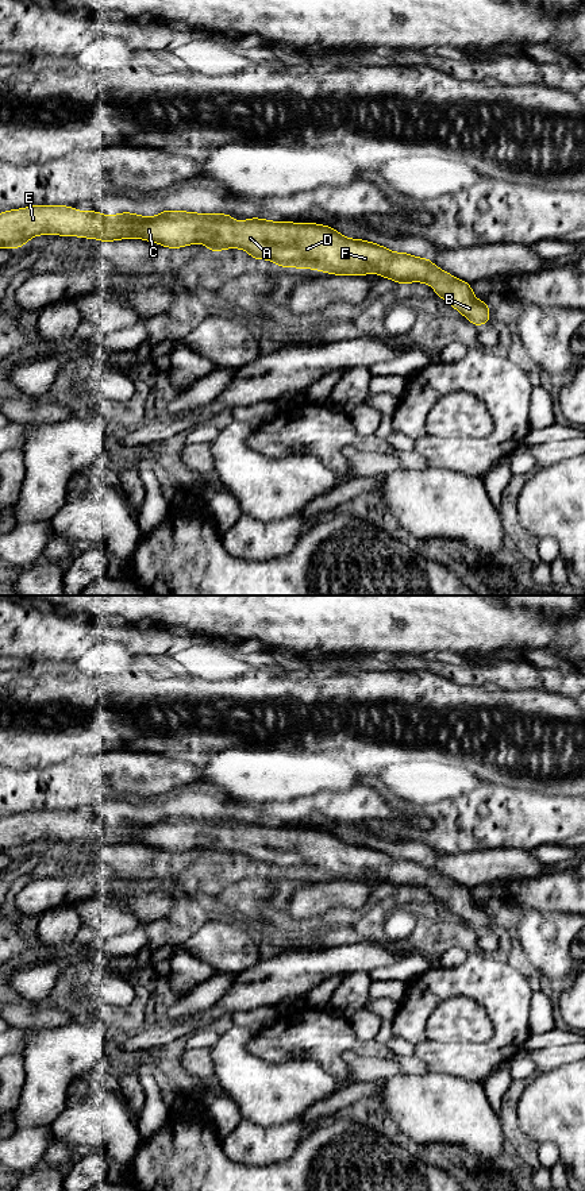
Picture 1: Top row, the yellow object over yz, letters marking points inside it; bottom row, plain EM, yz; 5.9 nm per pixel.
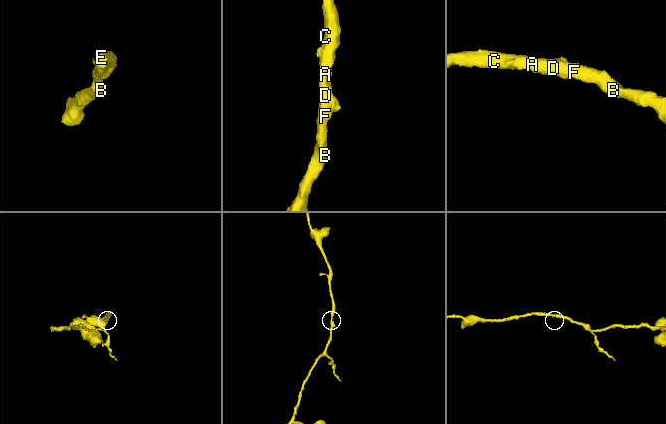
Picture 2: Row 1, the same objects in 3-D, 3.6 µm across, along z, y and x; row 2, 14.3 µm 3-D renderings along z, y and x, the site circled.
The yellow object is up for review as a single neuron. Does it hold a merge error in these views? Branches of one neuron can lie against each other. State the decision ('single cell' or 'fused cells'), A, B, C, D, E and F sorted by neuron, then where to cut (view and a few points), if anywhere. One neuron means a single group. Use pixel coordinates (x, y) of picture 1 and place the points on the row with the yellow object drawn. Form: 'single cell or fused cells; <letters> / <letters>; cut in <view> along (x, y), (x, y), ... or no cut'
single cell; A B C D E F; no cut

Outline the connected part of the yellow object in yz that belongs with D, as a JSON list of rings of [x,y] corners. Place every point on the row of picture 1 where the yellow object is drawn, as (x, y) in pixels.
[[[34,205],[0,213],[0,248],[22,248],[36,235],[95,238],[99,242],[138,238],[158,243],[169,248],[181,248],[193,243],[203,243],[212,253],[224,248],[242,248],[254,259],[269,259],[277,266],[313,269],[335,275],[366,275],[372,271],[380,277],[393,280],[403,286],[408,282],[424,282],[434,288],[436,296],[459,311],[473,325],[480,327],[490,321],[488,302],[478,301],[472,285],[443,271],[430,258],[417,258],[407,253],[393,253],[373,242],[345,238],[336,230],[315,223],[269,221],[249,217],[246,221],[234,221],[232,215],[220,212],[205,215],[184,211],[166,211],[154,217],[136,213],[115,213],[112,217],[96,211],[81,212],[66,205]]]

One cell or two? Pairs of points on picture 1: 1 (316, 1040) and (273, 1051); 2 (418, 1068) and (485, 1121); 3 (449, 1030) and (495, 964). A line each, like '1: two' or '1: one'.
1: one
2: two
3: two

